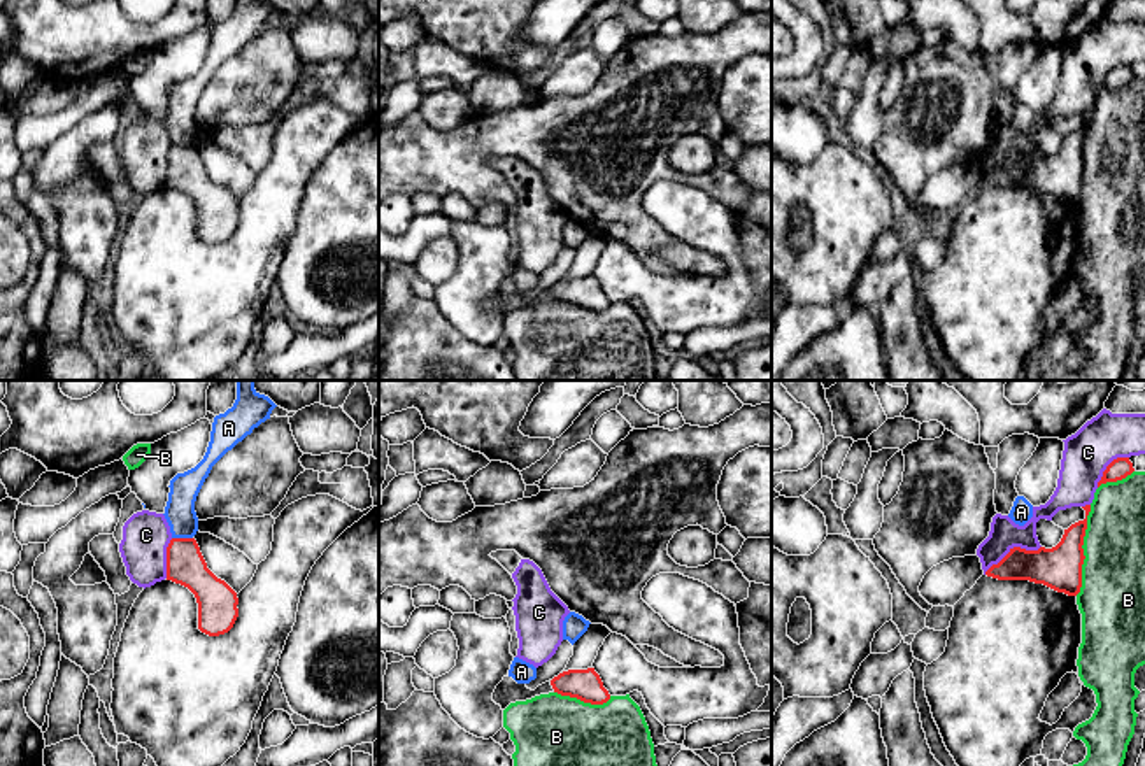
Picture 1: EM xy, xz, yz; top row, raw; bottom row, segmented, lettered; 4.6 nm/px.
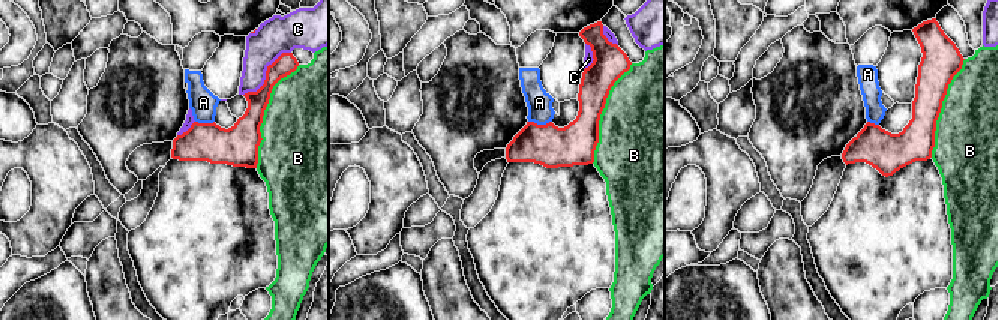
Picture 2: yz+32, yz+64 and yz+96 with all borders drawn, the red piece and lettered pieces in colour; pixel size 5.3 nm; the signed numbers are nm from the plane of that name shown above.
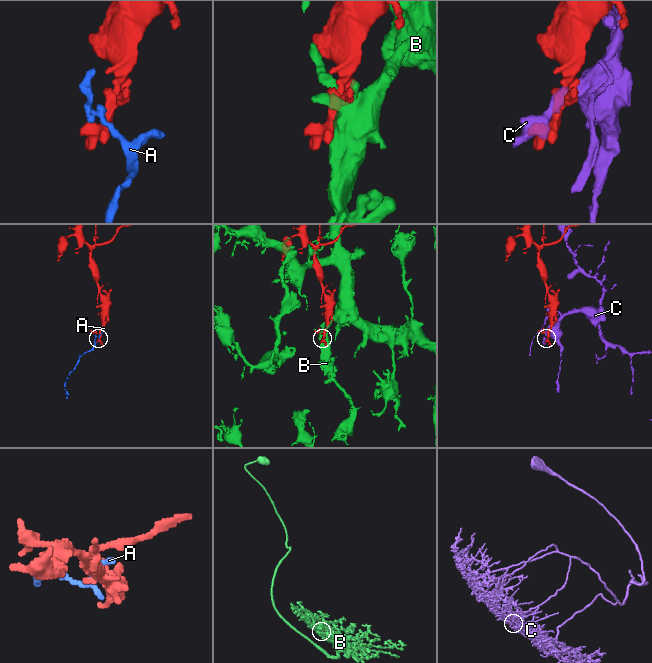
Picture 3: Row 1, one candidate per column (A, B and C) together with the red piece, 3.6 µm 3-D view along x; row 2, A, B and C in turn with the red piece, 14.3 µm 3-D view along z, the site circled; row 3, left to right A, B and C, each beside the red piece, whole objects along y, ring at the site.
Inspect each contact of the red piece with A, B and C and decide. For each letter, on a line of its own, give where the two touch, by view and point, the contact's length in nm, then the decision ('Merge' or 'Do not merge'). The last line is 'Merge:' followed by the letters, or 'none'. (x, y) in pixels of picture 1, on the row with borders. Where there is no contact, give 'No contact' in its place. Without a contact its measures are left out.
A: Touches red at xy (183, 539). Shared border 100 nm. Do not merge
B: Touches red at yz (1082, 551). Shared border 420 nm. Do not merge
C: Touches red at yz (1014, 547). Shared border 300 nm. Do not merge
Merge: none

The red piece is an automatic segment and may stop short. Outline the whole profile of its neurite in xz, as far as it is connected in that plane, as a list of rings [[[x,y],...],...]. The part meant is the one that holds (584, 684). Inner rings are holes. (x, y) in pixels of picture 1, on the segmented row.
[[[594,668],[568,670],[551,680],[554,692],[577,698],[584,703],[603,705],[610,699]]]

